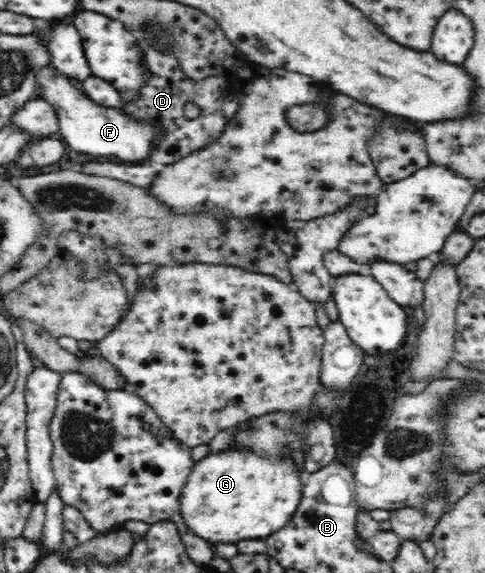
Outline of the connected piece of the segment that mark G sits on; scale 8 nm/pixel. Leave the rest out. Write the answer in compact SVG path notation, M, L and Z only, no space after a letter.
M251 450L210 452L195 464L181 490L182 520L190 532L210 544L265 539L297 512L304 477L291 459L275 461Z

